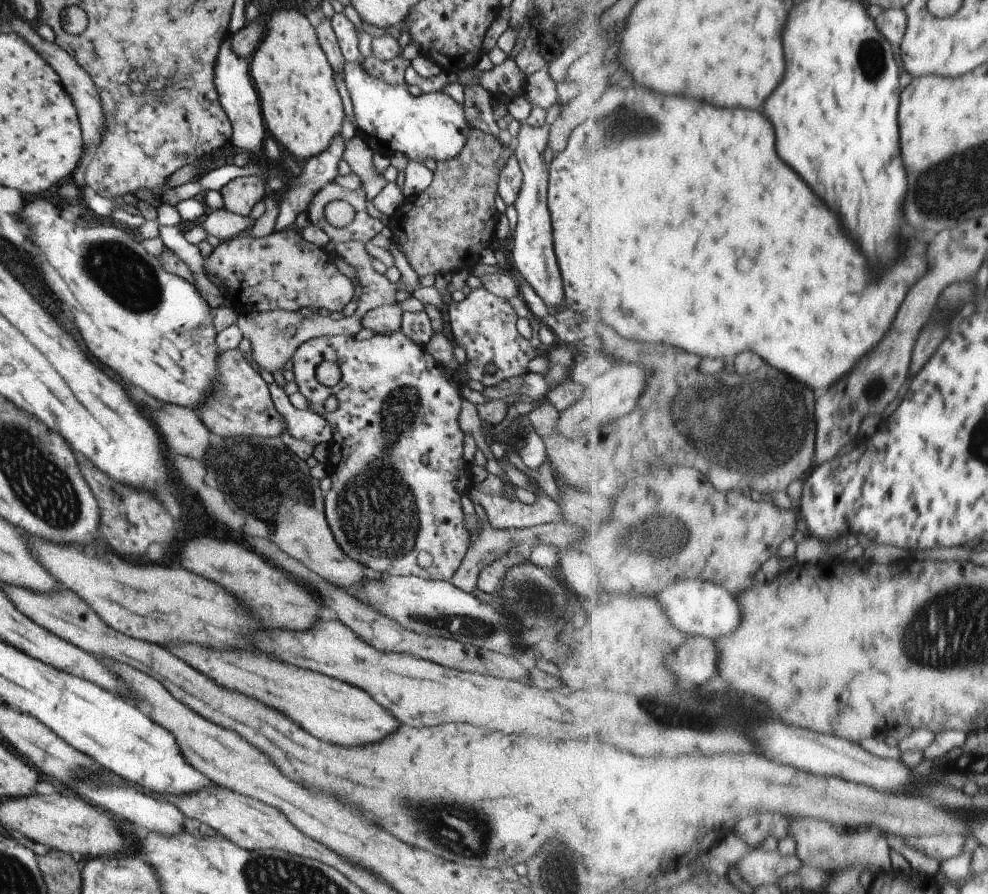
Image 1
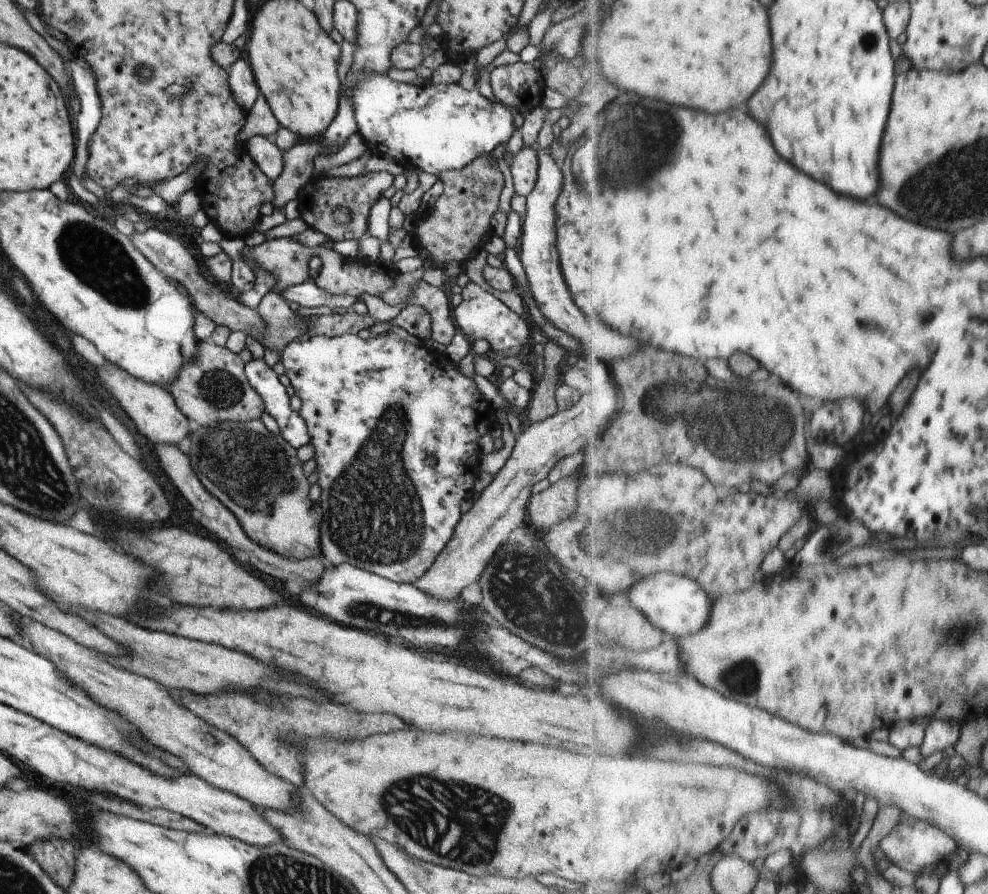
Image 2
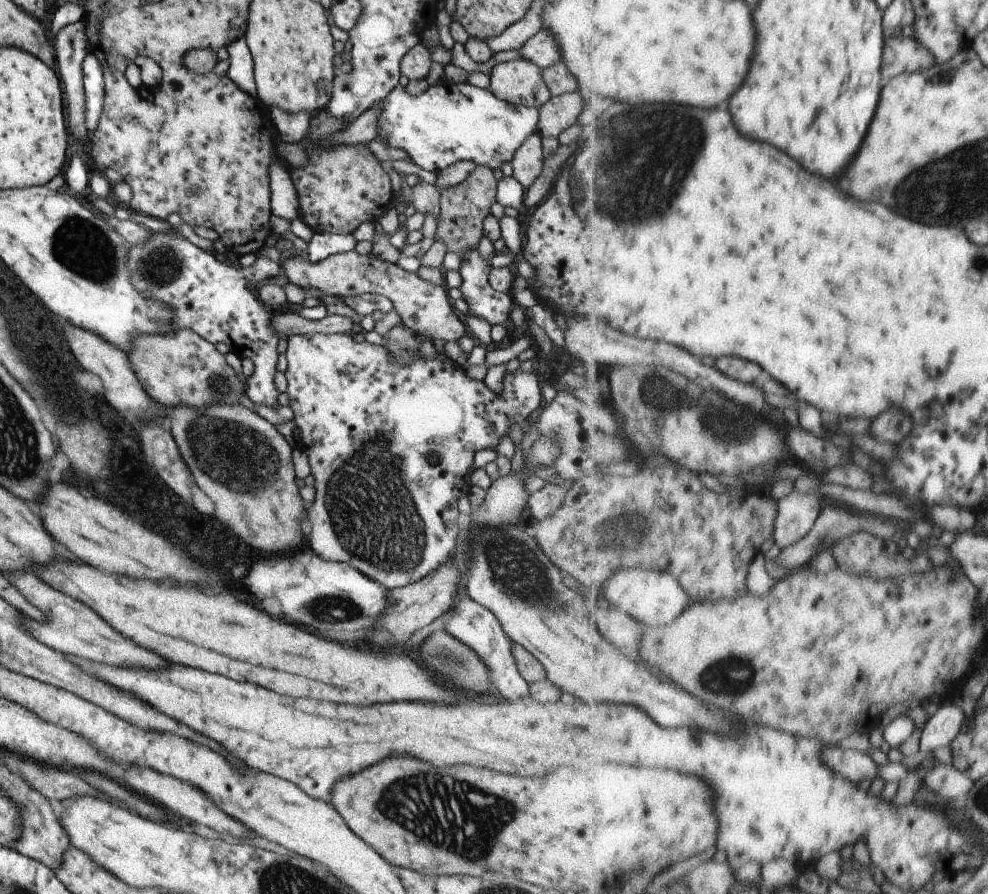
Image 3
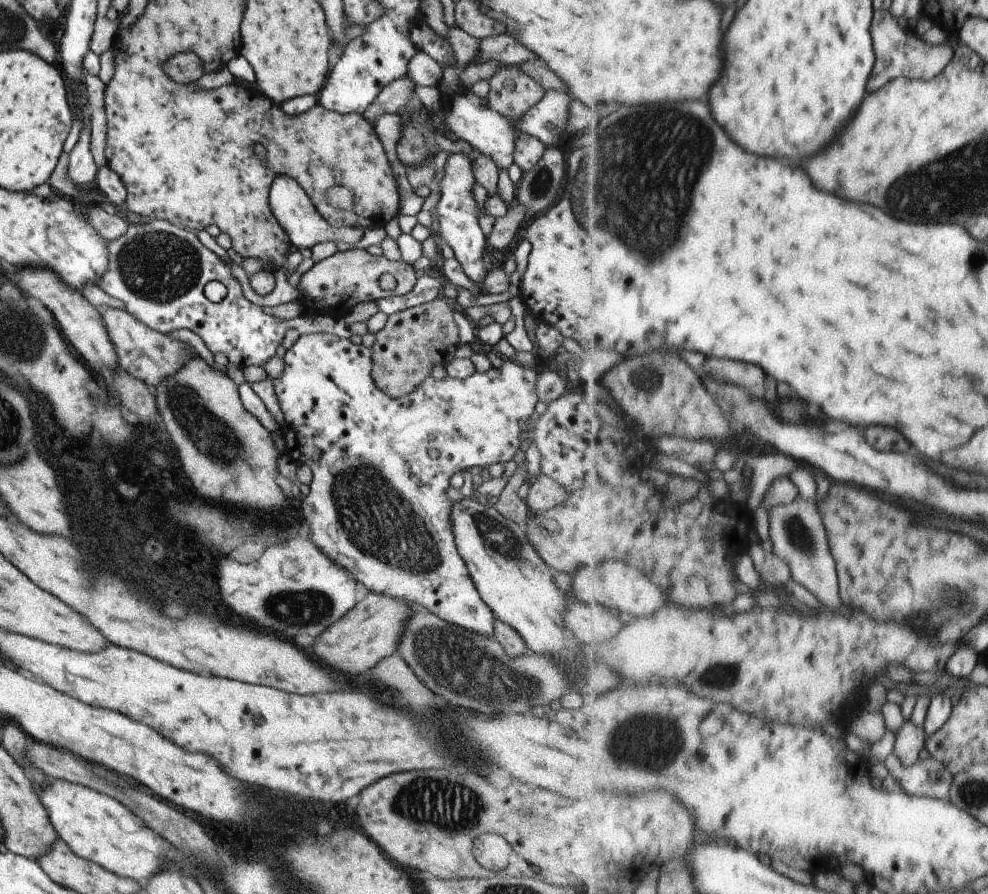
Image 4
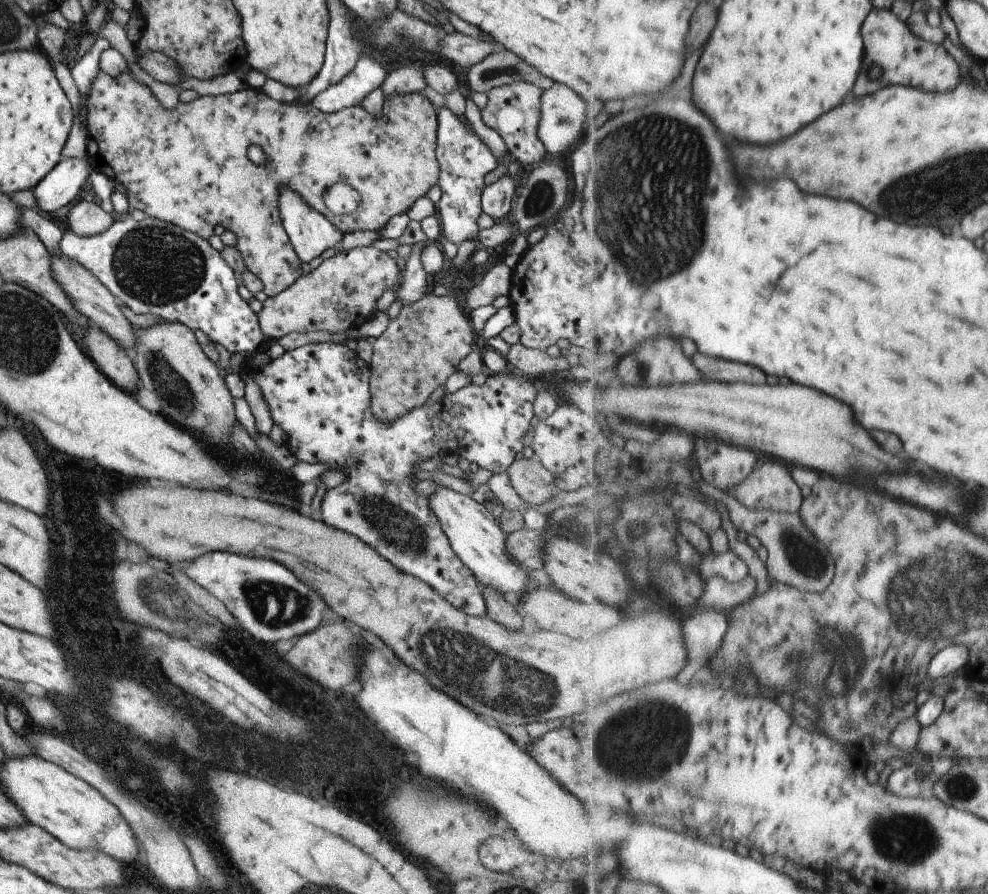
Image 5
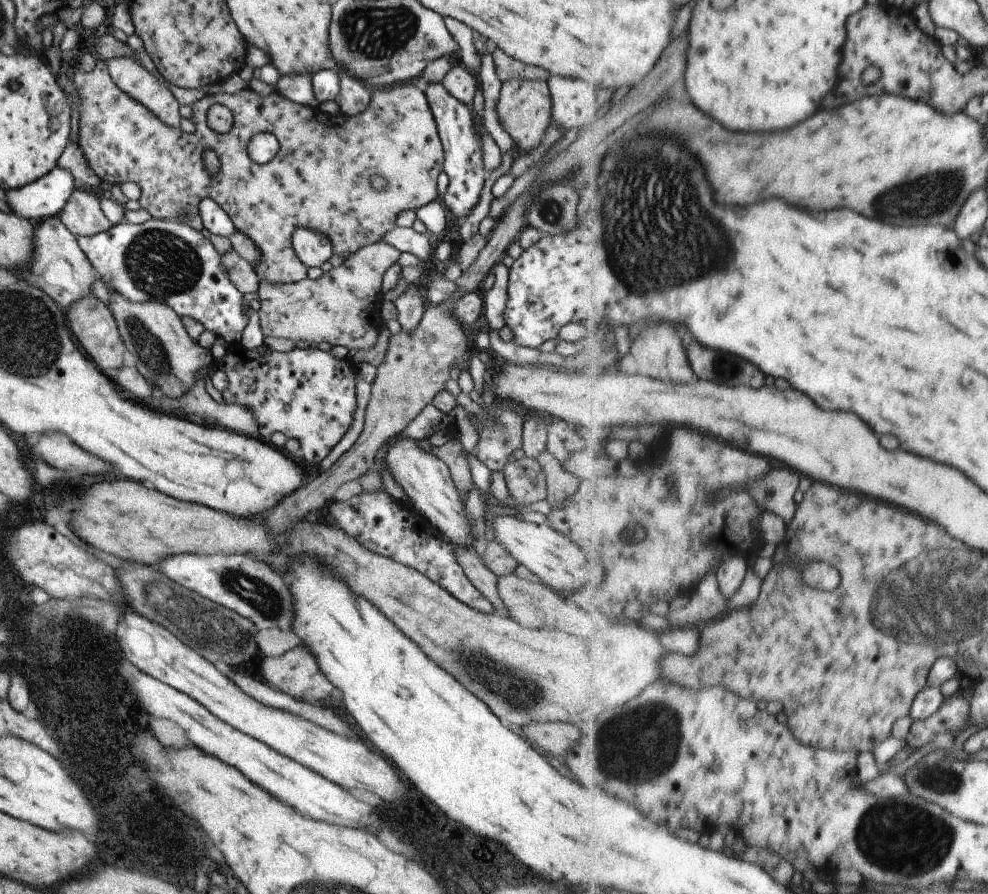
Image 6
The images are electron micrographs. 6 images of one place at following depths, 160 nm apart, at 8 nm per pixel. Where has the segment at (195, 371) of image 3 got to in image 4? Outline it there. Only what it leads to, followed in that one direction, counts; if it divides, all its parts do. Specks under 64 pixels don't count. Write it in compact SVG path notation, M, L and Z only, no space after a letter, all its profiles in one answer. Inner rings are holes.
M108 305L100 307L99 314L116 351L115 355L120 368L135 379L140 379L150 388L156 386L162 379L175 375L179 368L194 355L198 357L195 350L188 344L148 328L126 310Z

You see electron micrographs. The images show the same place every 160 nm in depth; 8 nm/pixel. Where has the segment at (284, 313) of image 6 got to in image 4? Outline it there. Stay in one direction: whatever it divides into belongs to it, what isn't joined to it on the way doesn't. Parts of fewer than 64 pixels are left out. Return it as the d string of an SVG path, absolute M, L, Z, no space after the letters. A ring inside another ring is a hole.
M350 248L338 251L336 254L314 263L314 266L303 273L298 282L297 289L306 299L315 302L302 302L302 304L314 304L316 310L323 312L346 313L356 304L377 301L381 296L405 295L413 289L415 284L415 269L411 264L400 261L391 261L384 255L372 255L366 249ZM382 274L392 274L397 280L397 286L392 291L383 293L378 285L378 279Z

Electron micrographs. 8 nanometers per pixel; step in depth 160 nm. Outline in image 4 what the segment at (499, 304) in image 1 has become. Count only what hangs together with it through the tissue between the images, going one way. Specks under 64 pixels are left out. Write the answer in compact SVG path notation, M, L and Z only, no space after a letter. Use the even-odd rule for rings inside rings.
M467 149L460 153L448 155L447 161L444 163L444 175L439 182L441 196L437 202L435 214L439 222L439 234L446 240L448 246L451 246L467 277L482 288L484 277L487 275L486 268L482 264L482 257L489 250L489 247L478 223L478 218L481 215L478 202L472 195L472 188L478 183L474 179L474 172L472 171L474 160L469 152L470 150Z

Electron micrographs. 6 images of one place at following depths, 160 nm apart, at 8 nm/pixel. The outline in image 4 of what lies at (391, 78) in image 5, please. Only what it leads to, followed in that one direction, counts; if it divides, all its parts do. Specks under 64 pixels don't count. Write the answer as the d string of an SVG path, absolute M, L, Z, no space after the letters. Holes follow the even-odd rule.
M404 75L398 80L393 80L390 84L382 87L374 102L366 108L362 114L370 124L375 123L376 119L384 113L397 113L402 106L406 106L410 99L416 94L414 92L416 84L408 76Z

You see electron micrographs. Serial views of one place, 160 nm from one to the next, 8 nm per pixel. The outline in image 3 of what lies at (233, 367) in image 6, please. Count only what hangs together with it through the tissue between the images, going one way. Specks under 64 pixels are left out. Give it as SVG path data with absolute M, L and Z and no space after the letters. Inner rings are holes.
M306 333L290 335L288 339L285 352L288 363L285 371L288 383L286 394L288 394L289 406L294 412L293 421L299 431L299 444L308 455L316 492L314 502L308 508L308 520L312 526L308 536L310 546L320 558L346 562L388 591L418 582L455 556L457 536L461 531L458 526L457 502L462 494L468 494L470 490L470 486L467 485L470 483L467 472L468 468L472 470L474 454L484 448L496 450L500 440L504 436L509 437L512 424L522 426L524 420L530 419L543 407L543 397L536 375L533 372L523 372L521 369L506 373L503 377L503 389L496 393L483 380L470 378L465 373L464 367L450 358L447 360L418 358L409 365L401 365L399 361L393 360L384 347L367 341L356 342L354 336L346 333ZM465 582L459 584L458 602L453 604L454 614L450 619L446 620L445 629L458 640L461 640L466 646L469 646L478 657L484 662L485 666L489 668L489 675L491 676L491 683L498 688L498 692L516 702L524 696L524 699L530 698L530 685L524 680L515 665L515 658L511 651L512 640L503 631L500 621L496 615L476 602L465 588Z

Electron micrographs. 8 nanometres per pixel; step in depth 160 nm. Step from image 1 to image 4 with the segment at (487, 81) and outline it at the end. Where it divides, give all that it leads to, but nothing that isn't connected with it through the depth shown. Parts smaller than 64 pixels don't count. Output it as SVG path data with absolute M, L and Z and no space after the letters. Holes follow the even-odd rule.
M502 66L488 82L487 104L509 121L519 121L545 93L532 77L515 66Z

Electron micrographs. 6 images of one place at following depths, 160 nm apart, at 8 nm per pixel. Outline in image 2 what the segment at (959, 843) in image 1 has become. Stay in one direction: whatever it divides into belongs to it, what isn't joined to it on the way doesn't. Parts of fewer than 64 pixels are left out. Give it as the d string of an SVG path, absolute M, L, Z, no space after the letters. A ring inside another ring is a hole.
M904 814L904 818L901 819L894 832L882 841L885 857L894 865L918 874L924 873L924 868L928 868L930 864L938 865L943 862L946 856L952 856L959 847L948 831L910 814Z

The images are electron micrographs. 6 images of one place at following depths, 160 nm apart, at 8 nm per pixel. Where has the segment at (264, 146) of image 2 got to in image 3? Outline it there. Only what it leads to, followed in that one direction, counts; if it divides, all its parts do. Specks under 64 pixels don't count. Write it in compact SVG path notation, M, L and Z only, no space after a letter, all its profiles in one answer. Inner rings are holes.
M281 162L274 163L269 170L271 190L271 214L285 218L289 222L301 219L302 212L298 203L298 193L291 174Z

